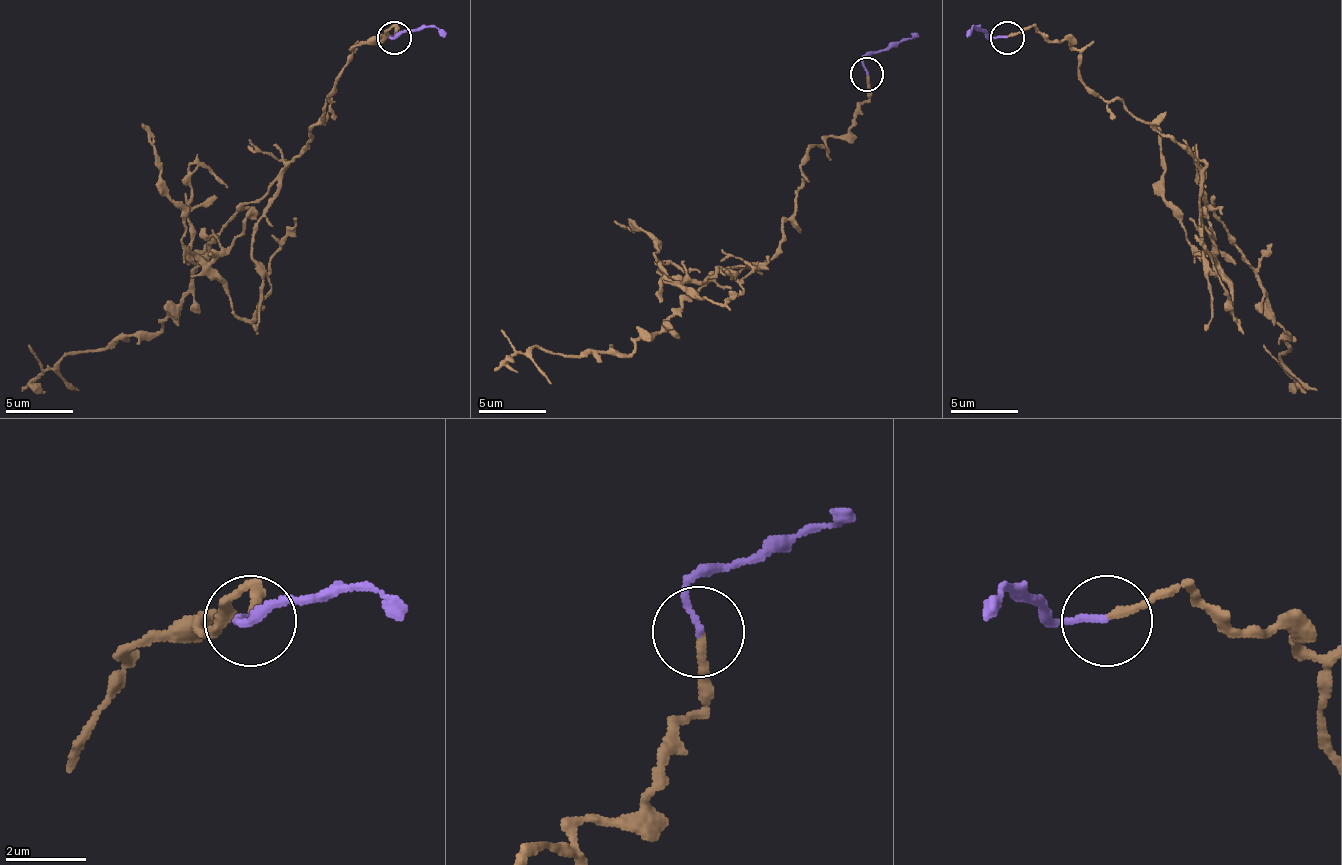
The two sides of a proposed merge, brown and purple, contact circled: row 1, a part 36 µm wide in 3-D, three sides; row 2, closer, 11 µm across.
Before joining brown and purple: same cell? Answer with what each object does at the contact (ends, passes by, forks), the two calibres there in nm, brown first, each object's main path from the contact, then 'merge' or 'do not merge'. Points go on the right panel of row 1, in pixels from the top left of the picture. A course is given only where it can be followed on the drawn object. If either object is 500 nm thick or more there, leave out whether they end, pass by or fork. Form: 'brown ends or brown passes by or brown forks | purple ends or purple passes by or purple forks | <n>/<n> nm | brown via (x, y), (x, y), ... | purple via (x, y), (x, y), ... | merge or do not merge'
brown ends | purple ends | 200/160 nm | brown via (1010, 35), (1033, 25), (1070, 45), (1084, 82), (1195, 160), (1205, 203), (1286, 332), (1279, 359), (1303, 392) | purple via (1006, 38), (989, 38), (979, 28), (973, 28), (966, 38) | do not merge

